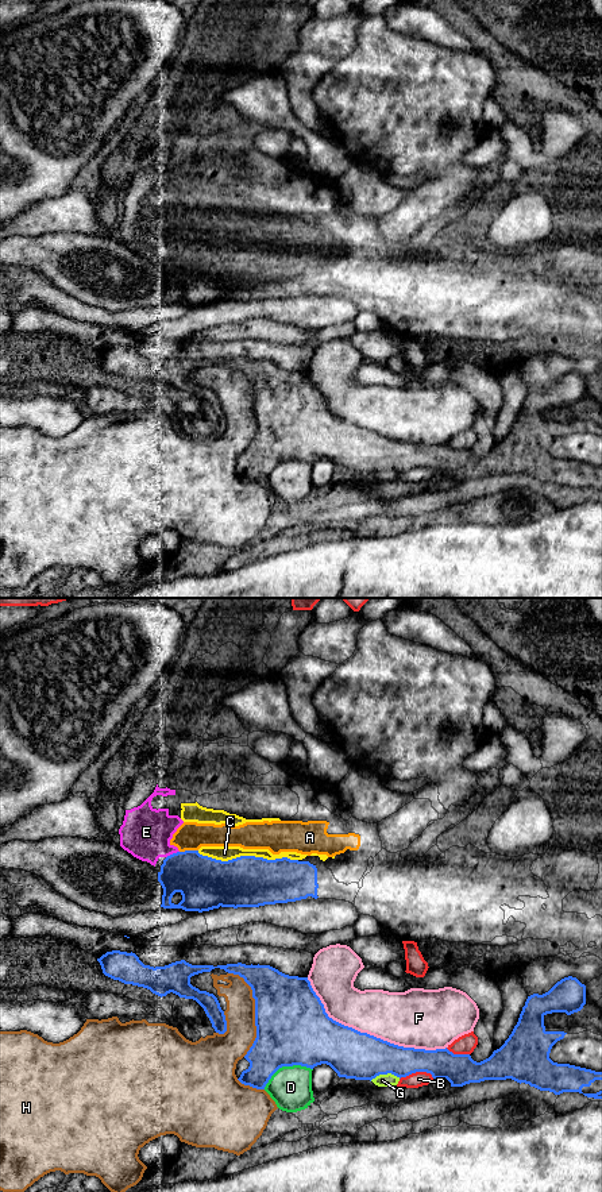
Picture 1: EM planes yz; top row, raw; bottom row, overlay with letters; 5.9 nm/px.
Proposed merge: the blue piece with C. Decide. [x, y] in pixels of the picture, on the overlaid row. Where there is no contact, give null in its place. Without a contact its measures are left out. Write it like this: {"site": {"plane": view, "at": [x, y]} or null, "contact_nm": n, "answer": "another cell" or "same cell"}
{"site": {"plane": "yz", "at": [247, 856]}, "contact_nm": 600, "answer": "another cell"}

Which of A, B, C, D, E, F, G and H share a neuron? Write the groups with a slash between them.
A C E / B / D / F / G / H

